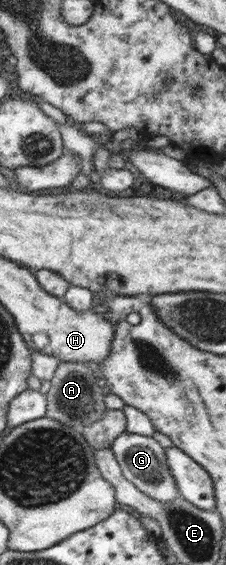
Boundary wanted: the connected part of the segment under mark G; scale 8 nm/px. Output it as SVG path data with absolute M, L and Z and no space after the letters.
M123 431L112 440L109 447L122 476L141 492L160 503L169 503L173 499L180 498L174 476L170 473L170 466L167 464L167 456L163 456L163 448L153 438L147 438L147 433L139 435Z

